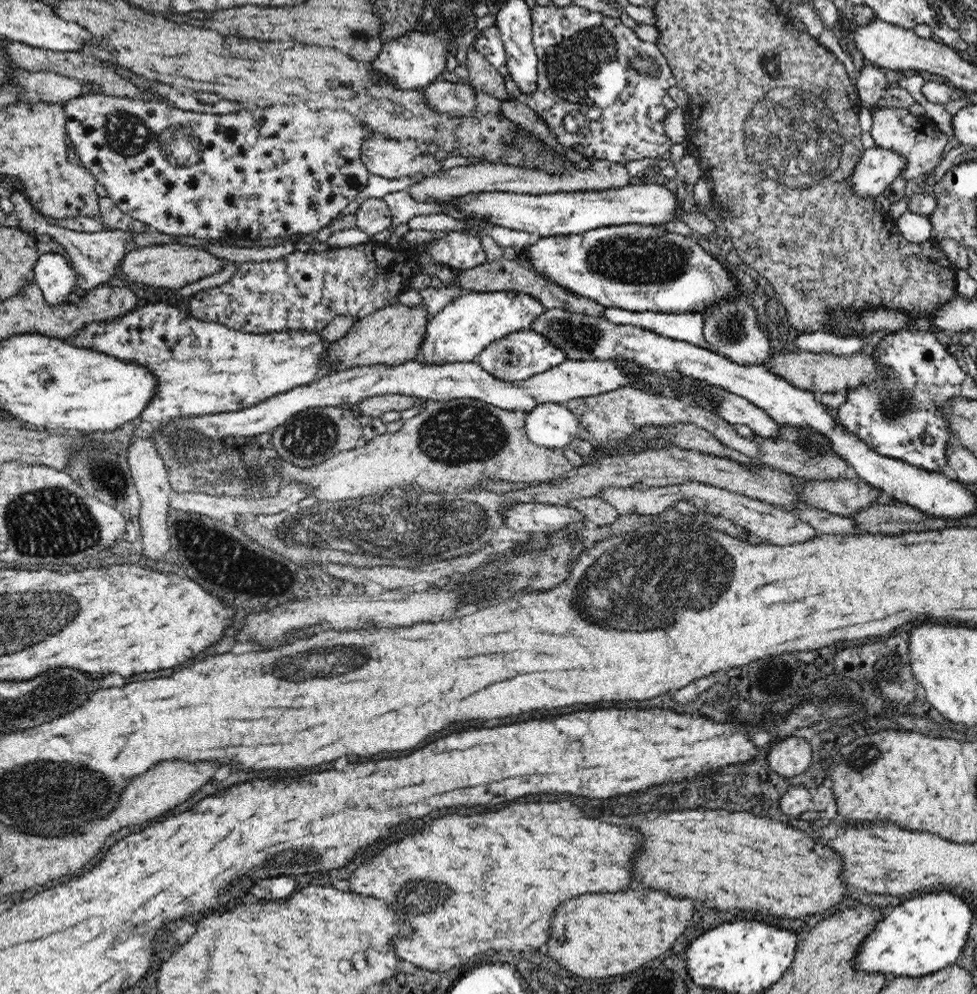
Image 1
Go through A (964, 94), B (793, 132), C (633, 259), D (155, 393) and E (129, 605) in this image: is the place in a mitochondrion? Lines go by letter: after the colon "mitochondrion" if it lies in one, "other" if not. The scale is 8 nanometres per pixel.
A: other
B: mitochondrion
C: mitochondrion
D: other
E: other

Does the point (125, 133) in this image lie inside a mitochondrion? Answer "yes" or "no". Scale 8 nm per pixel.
yes

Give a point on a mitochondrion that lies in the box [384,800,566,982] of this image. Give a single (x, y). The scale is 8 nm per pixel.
(442, 896)

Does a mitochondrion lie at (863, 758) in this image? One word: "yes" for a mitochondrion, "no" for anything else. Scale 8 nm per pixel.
yes

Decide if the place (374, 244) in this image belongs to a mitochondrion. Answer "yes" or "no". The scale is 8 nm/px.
no

